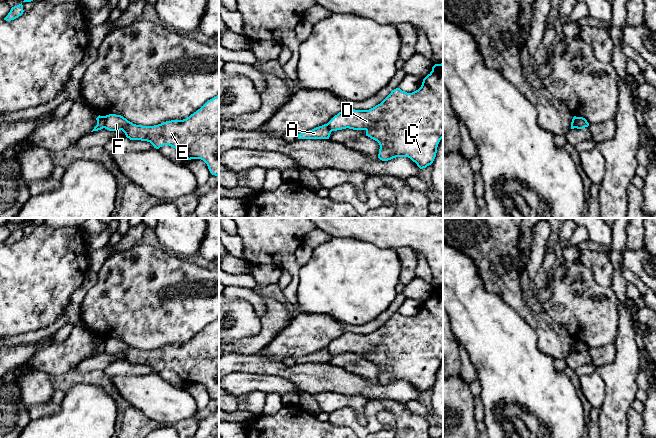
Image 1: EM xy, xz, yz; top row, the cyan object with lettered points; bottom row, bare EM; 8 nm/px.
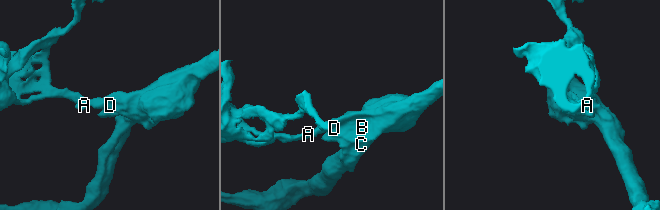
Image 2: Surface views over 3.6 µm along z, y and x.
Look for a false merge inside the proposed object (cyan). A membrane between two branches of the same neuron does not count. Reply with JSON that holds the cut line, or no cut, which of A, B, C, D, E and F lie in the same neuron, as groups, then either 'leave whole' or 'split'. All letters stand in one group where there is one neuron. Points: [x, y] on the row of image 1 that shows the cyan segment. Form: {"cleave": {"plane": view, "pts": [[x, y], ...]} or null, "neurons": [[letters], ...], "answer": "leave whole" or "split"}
{"cleave": {"plane": "xy", "pts": [[103, 116], [105, 127]]}, "neurons": [["A"], ["B", "C", "D", "E", "F"]], "answer": "split"}

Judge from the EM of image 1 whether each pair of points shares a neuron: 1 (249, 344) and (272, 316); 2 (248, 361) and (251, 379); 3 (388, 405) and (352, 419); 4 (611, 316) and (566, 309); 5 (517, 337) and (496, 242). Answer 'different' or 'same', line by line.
1: same
2: different
3: same
4: same
5: different

